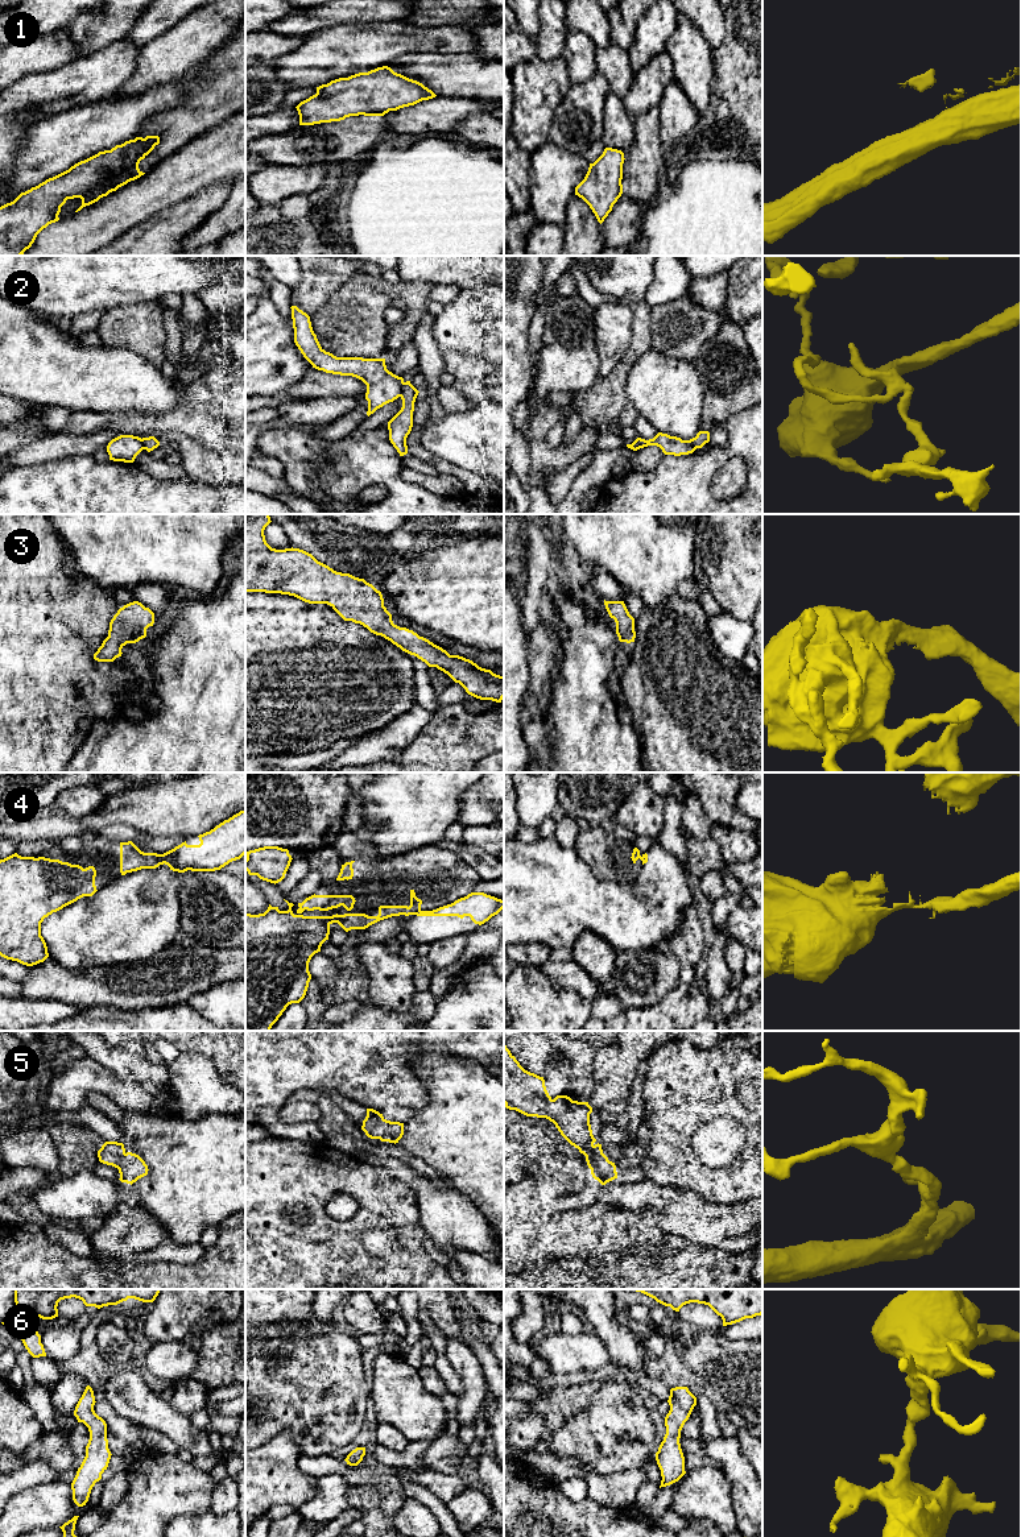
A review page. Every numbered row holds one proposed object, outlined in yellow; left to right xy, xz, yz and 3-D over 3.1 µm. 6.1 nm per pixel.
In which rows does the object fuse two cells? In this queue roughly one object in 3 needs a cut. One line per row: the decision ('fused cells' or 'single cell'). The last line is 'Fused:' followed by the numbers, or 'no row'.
1: fused cells
2: fused cells
3: single cell
4: fused cells
5: single cell
6: single cell
Fused: 1, 2, 4

